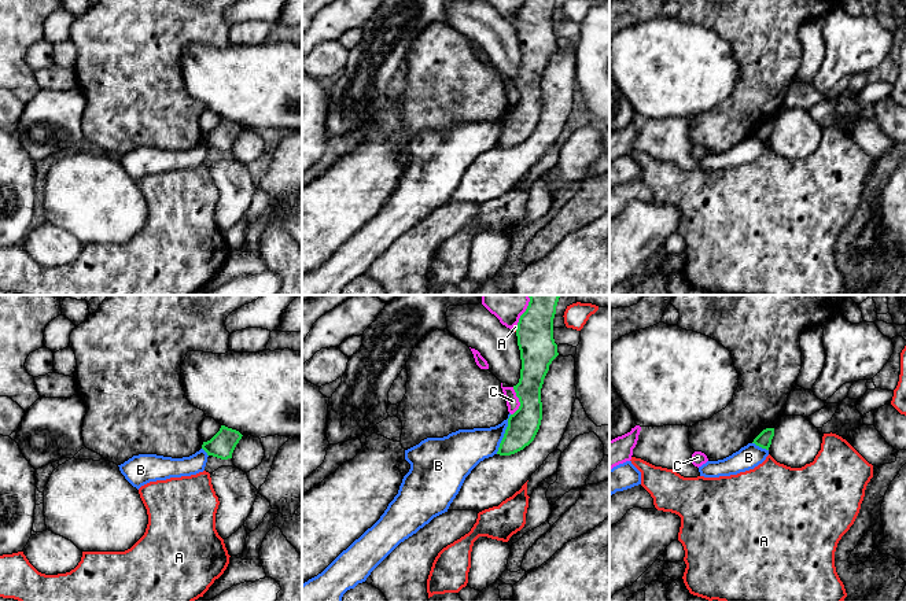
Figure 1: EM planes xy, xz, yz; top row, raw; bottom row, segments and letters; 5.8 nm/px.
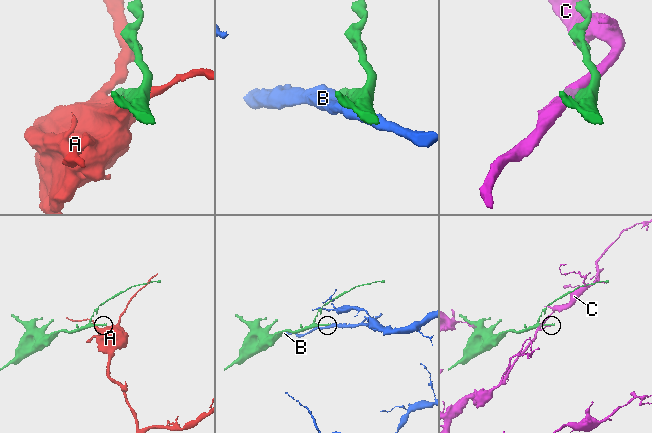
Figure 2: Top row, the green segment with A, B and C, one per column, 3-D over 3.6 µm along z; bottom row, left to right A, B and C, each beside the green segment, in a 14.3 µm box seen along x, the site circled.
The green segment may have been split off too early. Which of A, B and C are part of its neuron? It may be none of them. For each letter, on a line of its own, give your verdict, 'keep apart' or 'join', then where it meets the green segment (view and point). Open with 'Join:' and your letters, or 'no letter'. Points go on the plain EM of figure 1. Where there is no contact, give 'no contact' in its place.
Join: no letter
A: keep apart | xz (518, 21)
B: keep apart | xz (504, 126)
C: keep apart | xz (519, 93)

